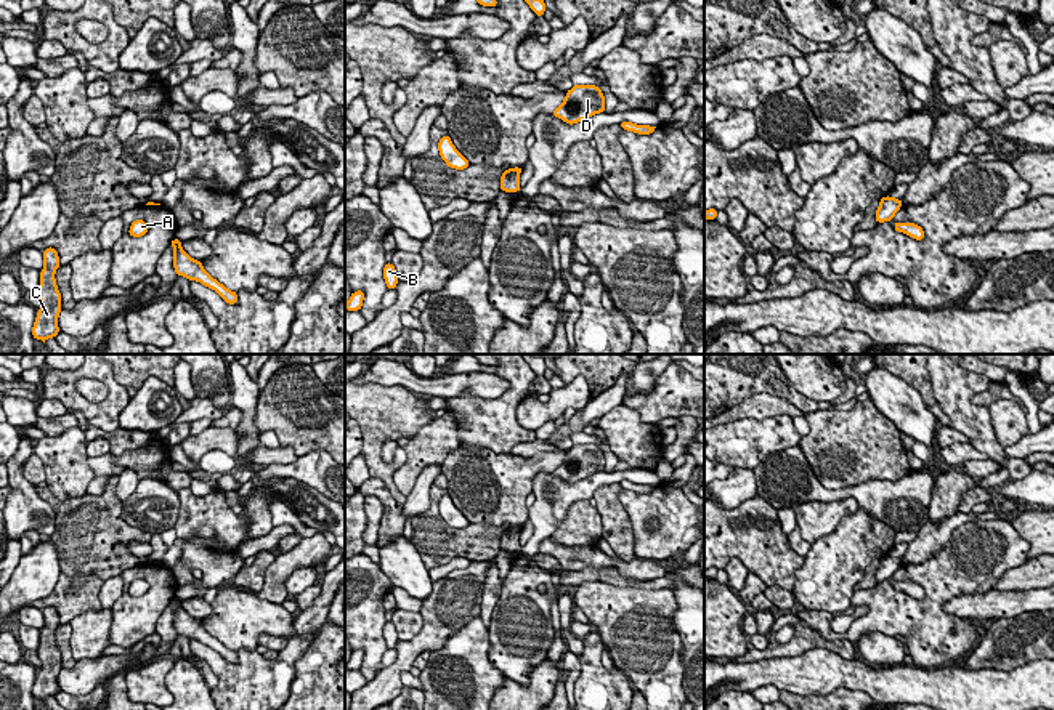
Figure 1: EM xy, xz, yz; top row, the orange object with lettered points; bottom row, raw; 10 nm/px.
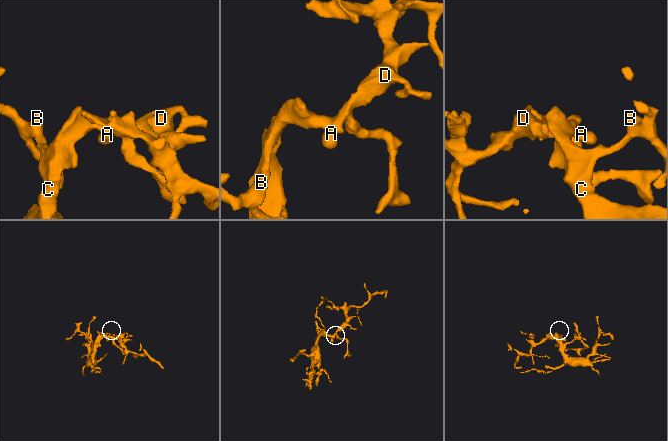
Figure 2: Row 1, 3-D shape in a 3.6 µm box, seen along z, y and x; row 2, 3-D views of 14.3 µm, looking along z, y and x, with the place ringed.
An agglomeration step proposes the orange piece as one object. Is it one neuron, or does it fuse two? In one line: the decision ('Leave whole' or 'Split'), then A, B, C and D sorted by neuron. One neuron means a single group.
Leave whole. Groups: A B C D

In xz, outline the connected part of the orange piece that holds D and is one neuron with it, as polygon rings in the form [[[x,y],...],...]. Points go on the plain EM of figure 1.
[[[573,444],[566,450],[565,460],[552,471],[553,476],[561,478],[568,484],[578,482],[605,471],[603,450],[595,444]]]

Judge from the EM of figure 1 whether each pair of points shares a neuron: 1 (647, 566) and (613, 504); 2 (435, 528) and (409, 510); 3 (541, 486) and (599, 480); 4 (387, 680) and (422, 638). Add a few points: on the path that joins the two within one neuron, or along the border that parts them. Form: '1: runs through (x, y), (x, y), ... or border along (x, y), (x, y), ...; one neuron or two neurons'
1: border along (634, 556), (629, 561), (620, 560); two neurons
2: border along (430, 491), (430, 505), (409, 518); two neurons
3: runs through (555, 491), (584, 489); one neuron
4: runs through (395, 670), (414, 648); one neuron

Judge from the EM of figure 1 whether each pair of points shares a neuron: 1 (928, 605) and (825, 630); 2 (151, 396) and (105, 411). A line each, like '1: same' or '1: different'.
1: same
2: different

